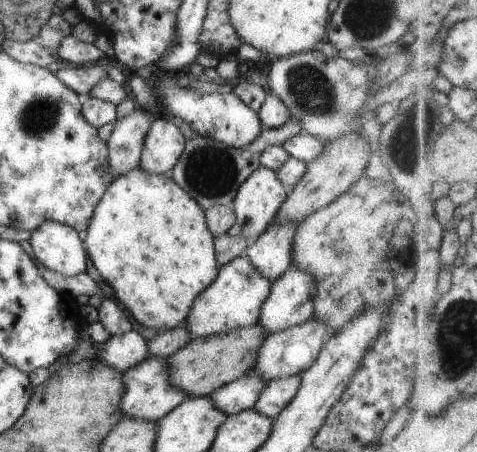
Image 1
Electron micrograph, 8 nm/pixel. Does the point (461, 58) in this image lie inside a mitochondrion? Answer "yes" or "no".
yes

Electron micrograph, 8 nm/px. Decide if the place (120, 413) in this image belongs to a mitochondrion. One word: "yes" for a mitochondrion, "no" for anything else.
no

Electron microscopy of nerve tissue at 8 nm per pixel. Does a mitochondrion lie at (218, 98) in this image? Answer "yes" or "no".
no

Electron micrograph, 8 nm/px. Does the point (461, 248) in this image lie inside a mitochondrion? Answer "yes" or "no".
no

